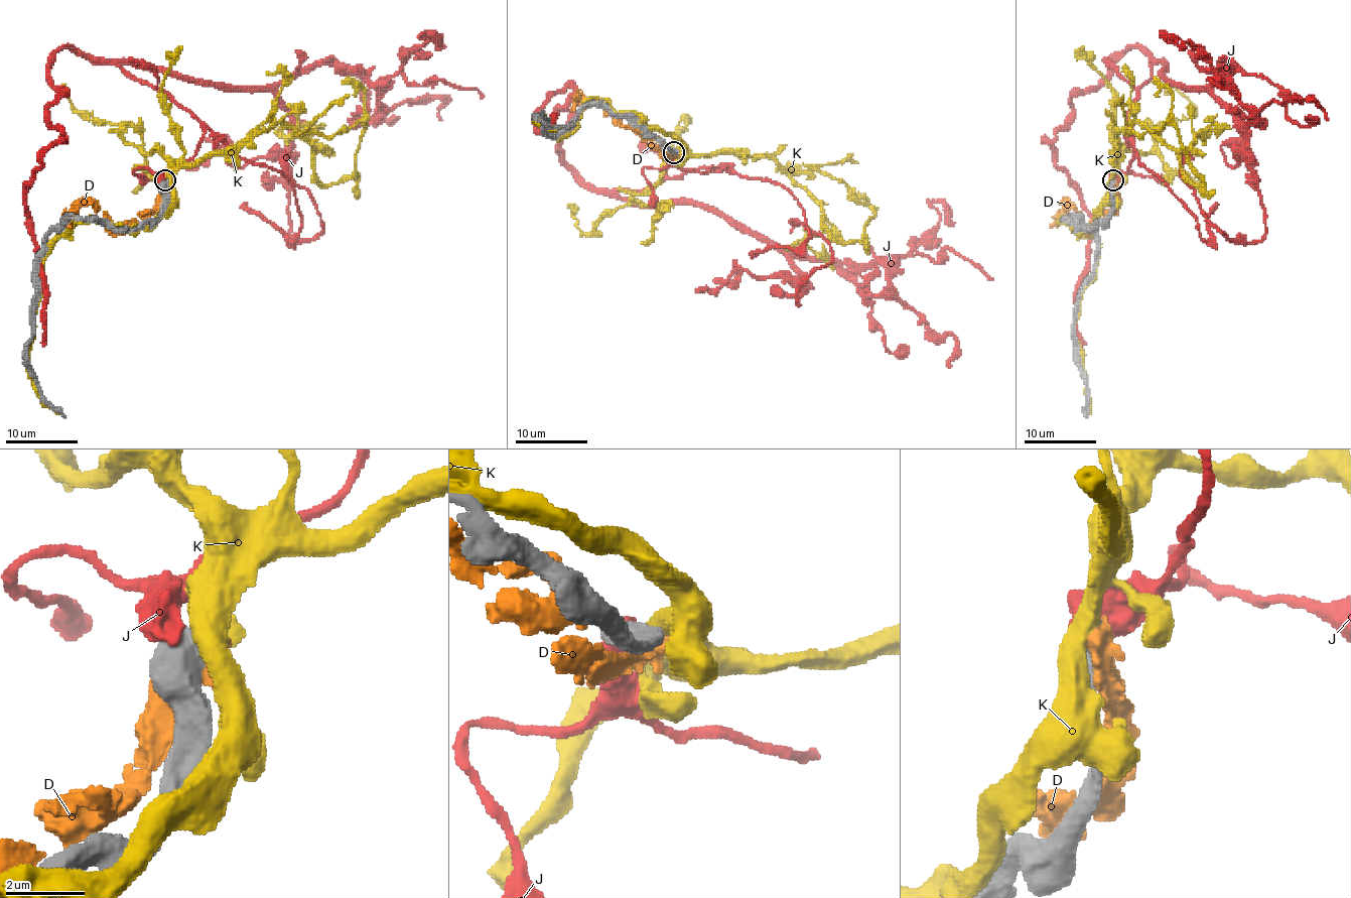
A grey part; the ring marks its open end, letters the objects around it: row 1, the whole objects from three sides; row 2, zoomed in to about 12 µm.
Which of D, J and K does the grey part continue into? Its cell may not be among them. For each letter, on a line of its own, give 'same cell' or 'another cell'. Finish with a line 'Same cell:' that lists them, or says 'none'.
D: another cell
J: another cell
K: another cell
Same cell: none

